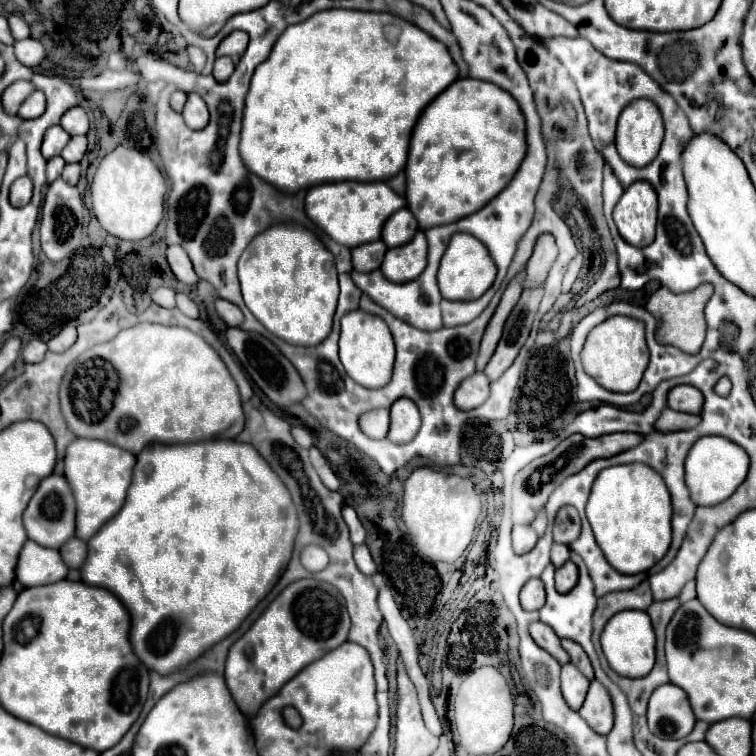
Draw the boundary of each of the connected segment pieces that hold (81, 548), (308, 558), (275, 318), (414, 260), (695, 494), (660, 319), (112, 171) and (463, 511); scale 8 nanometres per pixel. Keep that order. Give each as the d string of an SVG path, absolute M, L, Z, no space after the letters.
M70 538L64 546L60 546L60 556L68 568L80 568L86 558L86 542L80 538Z
M304 546L300 552L300 562L310 572L320 572L328 564L328 554L320 546Z
M276 224L264 234L258 234L244 250L238 262L238 278L242 284L242 296L254 318L274 336L292 346L316 346L332 330L332 318L338 304L338 272L332 254L324 244L300 224Z
M420 230L412 242L388 250L380 272L390 282L410 282L412 278L418 278L426 266L426 248L426 238Z
M704 436L694 442L692 450L688 452L684 472L684 480L688 490L692 492L692 500L698 502L698 506L714 506L728 500L734 490L744 482L748 474L748 454L722 436Z
M700 284L696 290L684 294L674 294L668 288L658 288L646 302L646 310L656 318L656 342L674 346L686 354L696 354L706 336L704 306L712 296L712 290L714 288L710 284Z
M126 146L114 148L100 160L90 186L92 212L96 220L108 234L122 240L142 240L156 230L164 216L164 194L166 180L156 164L140 150Z
M416 468L404 482L402 520L412 536L414 550L432 562L456 562L468 548L480 516L480 496L472 480L454 474Z

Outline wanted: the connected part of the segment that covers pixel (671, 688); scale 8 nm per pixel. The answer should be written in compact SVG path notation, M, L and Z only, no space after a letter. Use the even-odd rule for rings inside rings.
M674 684L658 686L648 702L648 728L660 738L684 738L694 728L694 714L684 690Z

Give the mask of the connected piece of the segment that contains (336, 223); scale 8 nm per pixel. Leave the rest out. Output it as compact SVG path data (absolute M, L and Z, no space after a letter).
M330 182L318 184L306 194L308 218L336 244L342 244L346 248L356 248L364 242L374 242L376 238L380 238L382 226L388 216L402 206L406 206L406 200L384 182Z

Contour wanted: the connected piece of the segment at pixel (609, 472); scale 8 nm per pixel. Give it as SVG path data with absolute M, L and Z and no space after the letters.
M624 464L602 470L588 498L586 518L608 562L624 574L650 570L662 560L672 542L670 494L662 476L646 464Z

